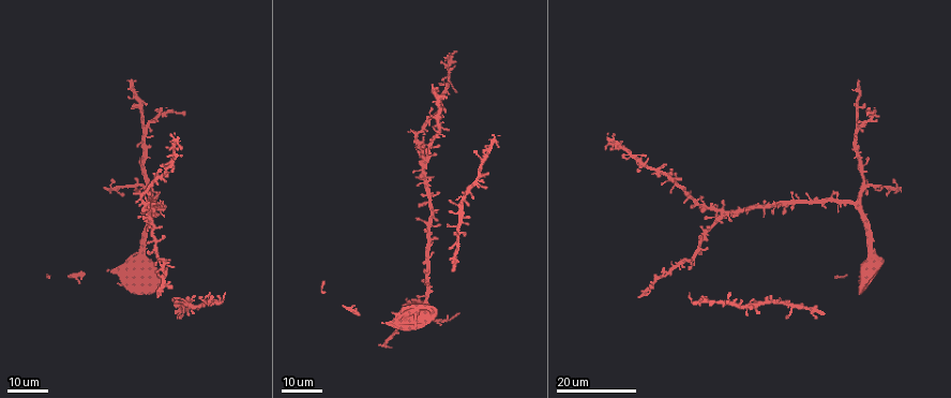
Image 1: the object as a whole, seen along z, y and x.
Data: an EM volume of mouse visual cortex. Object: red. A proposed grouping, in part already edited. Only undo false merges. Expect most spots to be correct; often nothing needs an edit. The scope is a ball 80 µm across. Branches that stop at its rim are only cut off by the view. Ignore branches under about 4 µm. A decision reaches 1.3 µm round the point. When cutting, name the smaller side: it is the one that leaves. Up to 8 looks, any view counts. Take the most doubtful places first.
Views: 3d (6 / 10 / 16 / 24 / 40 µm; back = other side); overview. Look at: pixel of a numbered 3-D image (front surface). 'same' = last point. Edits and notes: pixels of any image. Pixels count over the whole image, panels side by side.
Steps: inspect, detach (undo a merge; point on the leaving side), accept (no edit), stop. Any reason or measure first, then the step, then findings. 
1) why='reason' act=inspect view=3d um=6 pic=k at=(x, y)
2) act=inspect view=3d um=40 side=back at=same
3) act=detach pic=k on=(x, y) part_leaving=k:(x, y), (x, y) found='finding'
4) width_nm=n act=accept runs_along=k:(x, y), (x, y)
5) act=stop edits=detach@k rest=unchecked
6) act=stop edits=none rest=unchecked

why='four-way junction' act=inspect view=3d um=24 pic=1 at=(719, 211)

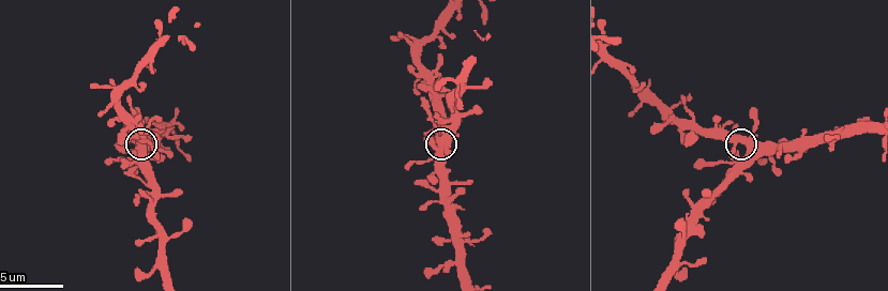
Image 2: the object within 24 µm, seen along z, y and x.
why='zoom in' act=inspect view=3d um=6 pic=2 at=(751, 150)

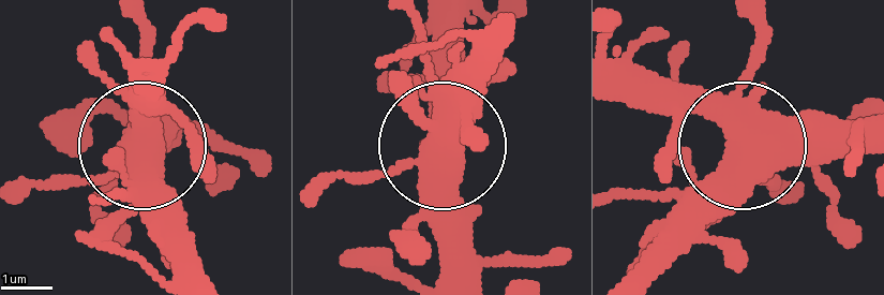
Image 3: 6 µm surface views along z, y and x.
act=accept found='all the same cell'

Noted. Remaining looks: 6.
why='thin arm on a thick one' act=inspect view=3d um=16 pic=1 at=(427, 222)

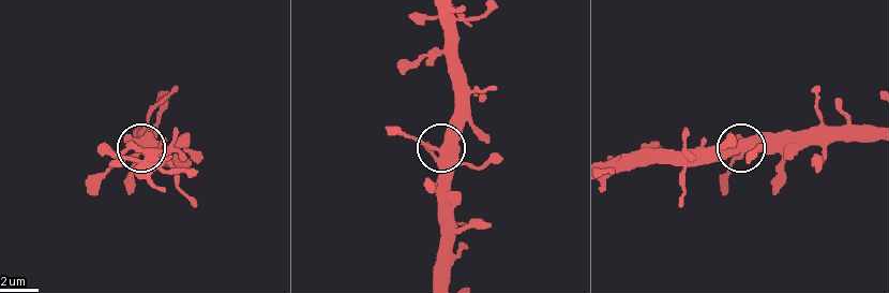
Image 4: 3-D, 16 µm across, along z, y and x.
act=inspect view=3d um=6 pic=4 at=(739, 151)

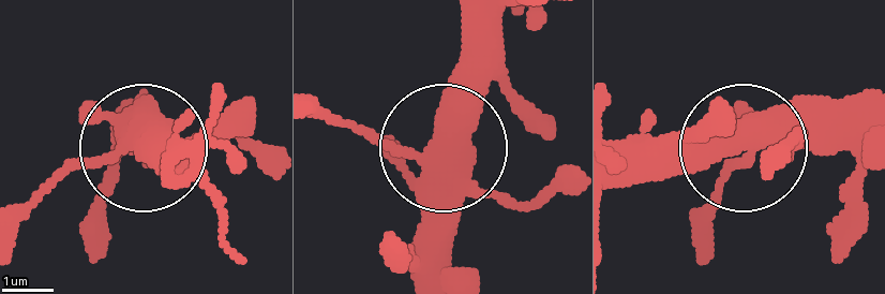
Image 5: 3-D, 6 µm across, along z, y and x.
act=accept found='continuous, no second cell'

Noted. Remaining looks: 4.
why='four or more arms meet' act=inspect view=3d um=16 pic=1 at=(165, 263)

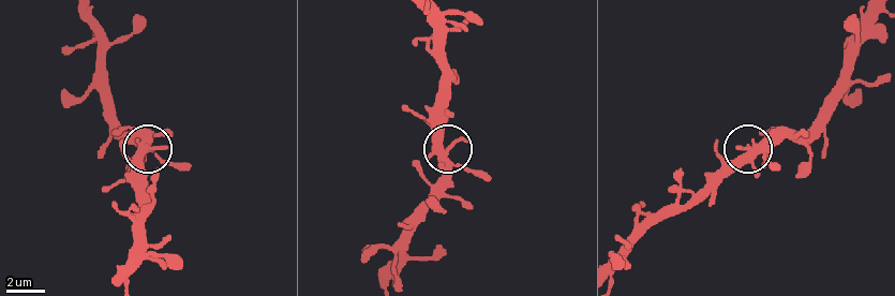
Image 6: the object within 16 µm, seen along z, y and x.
act=inspect view=3d um=6 pic=6 at=(759, 148)

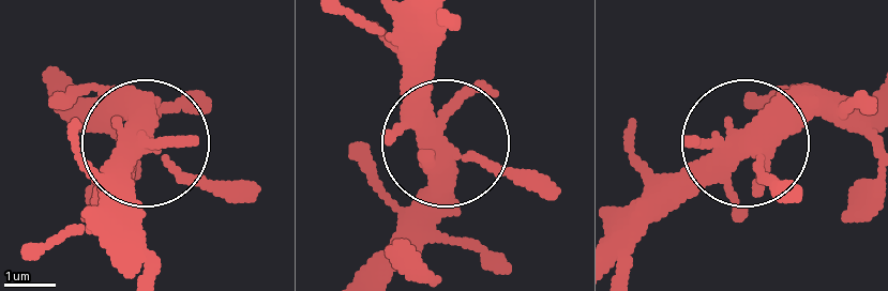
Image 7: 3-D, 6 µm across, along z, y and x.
act=accept runs_along=7:(374, 270), (438, 141), (430, 44) found='one cell here'

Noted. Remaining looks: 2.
why='three-way junction' act=inspect view=3d um=24 pic=1 at=(866, 187)

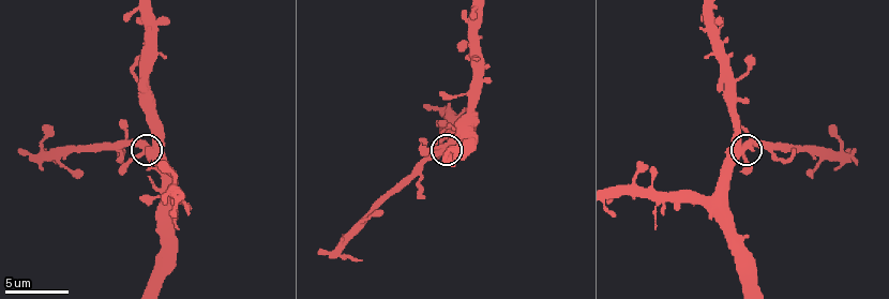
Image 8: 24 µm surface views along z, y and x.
act=inspect view=3d um=6 pic=8 at=(742, 148)

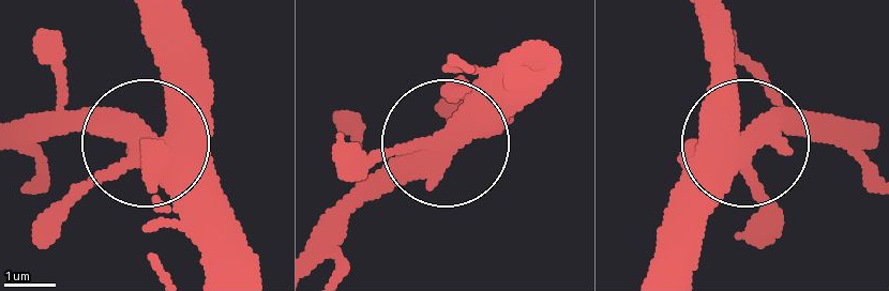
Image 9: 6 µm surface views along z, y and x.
arms=3 act=accept runs_along=9:(509, 85), (347, 221) found='one cell here'

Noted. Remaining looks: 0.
act=stop edits=none rest=unchecked

